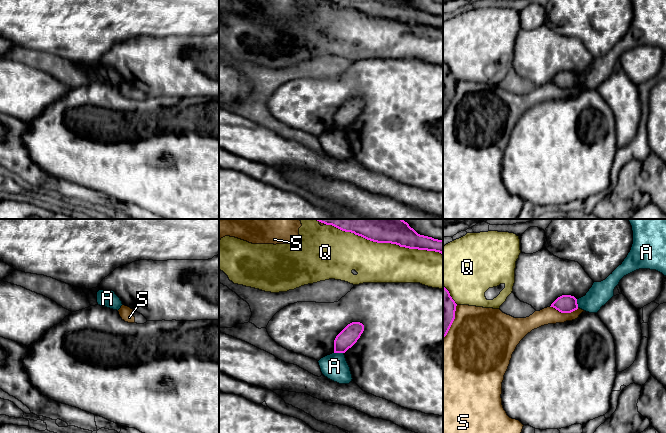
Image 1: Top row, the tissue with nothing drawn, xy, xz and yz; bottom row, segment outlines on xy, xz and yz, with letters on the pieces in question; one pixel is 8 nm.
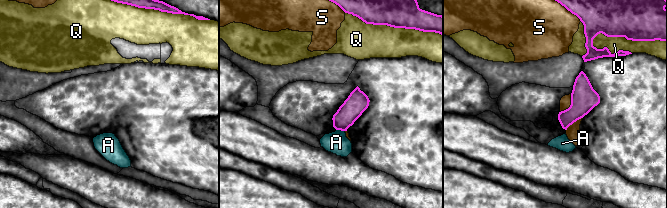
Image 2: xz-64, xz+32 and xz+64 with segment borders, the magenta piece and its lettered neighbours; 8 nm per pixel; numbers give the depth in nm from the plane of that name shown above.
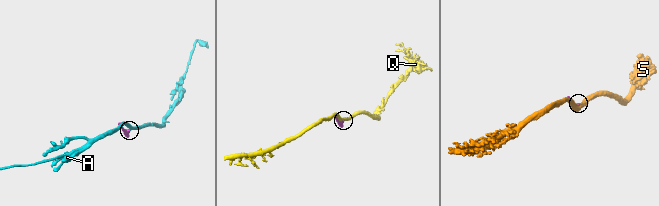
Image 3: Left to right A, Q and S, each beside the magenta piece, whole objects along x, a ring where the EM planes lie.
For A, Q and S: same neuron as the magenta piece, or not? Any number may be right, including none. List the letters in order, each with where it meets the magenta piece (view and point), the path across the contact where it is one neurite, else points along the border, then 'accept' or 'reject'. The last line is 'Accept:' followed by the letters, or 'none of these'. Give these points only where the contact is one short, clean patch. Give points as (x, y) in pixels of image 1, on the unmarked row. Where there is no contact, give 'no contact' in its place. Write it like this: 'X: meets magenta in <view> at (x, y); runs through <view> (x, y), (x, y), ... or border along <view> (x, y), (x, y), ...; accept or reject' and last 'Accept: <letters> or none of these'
A: meets magenta in xz at (339, 128); reject
Q: meets magenta in xz at (384, 18); reject
S: meets magenta in yz at (564, 88); reject
Accept: none of these

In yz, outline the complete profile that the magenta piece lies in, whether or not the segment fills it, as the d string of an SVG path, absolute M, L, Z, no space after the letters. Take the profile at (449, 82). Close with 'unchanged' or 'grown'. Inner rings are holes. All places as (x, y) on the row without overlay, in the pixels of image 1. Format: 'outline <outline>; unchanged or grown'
outline M443 63L443 114L447 111L455 95L456 82L449 67Z; unchanged

